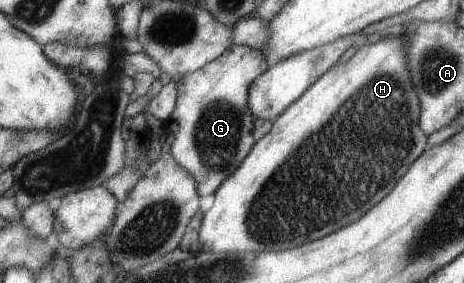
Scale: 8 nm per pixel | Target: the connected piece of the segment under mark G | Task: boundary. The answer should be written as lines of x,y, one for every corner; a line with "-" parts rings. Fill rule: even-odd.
233,44
202,68
183,75
176,83
175,105
169,117
162,121
162,127
165,134
173,136
169,147
171,157
195,180
199,196
213,194
221,182
241,165
253,147
255,140
251,130
254,117
247,105
248,87
269,64
267,57
259,50

